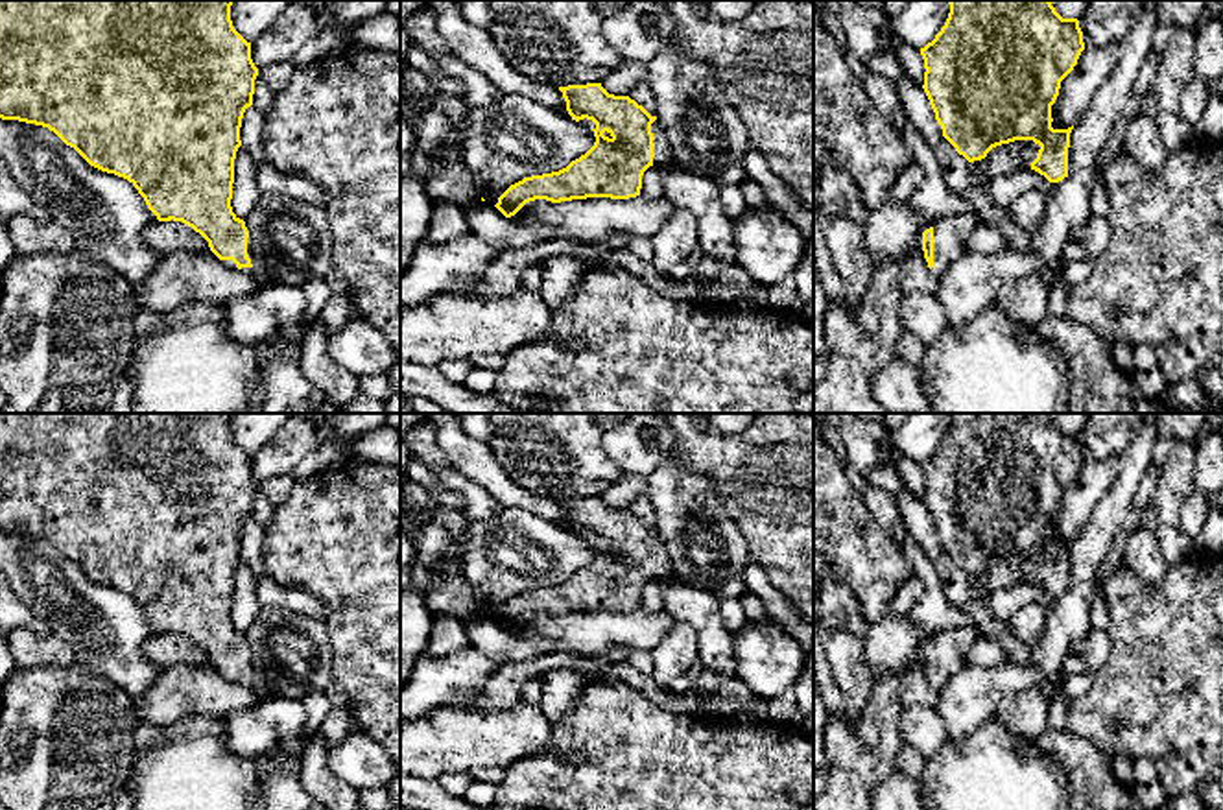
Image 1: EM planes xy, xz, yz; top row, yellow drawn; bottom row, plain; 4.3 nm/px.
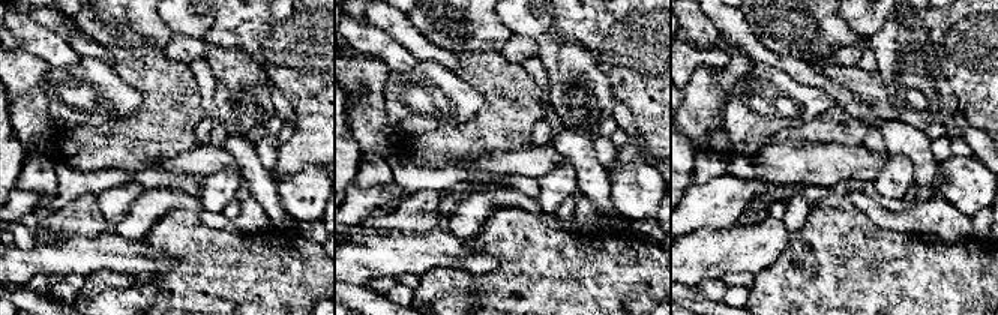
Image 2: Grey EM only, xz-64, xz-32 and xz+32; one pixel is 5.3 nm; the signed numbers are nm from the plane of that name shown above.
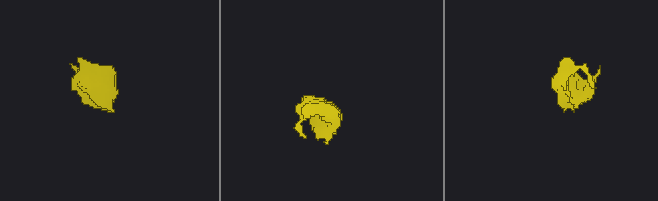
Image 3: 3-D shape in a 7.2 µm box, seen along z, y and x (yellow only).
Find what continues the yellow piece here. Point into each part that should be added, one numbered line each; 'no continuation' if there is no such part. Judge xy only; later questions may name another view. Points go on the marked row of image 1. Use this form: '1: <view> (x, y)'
1: xy (257, 270)

